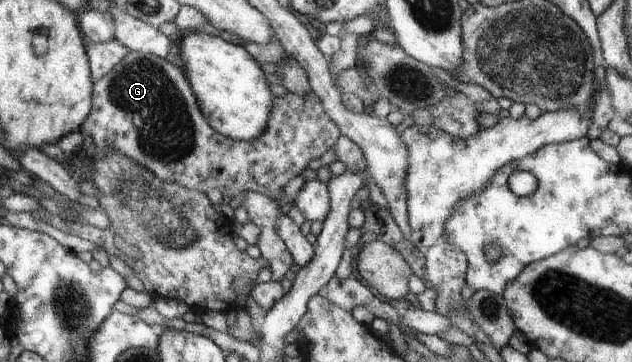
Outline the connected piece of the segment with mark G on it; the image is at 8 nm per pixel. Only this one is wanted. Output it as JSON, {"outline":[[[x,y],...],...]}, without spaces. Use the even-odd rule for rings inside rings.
{"outline":[[[137,50],[127,53],[109,73],[94,81],[92,101],[90,115],[81,127],[81,133],[91,141],[91,148],[99,152],[121,152],[164,182],[173,182],[204,194],[218,189],[222,195],[231,198],[241,192],[259,192],[274,200],[281,198],[285,187],[301,175],[308,162],[319,159],[333,148],[342,135],[337,123],[325,111],[322,99],[312,89],[306,96],[287,92],[275,98],[269,126],[263,135],[249,141],[229,139],[216,132],[202,114],[182,68],[166,57]]]}

